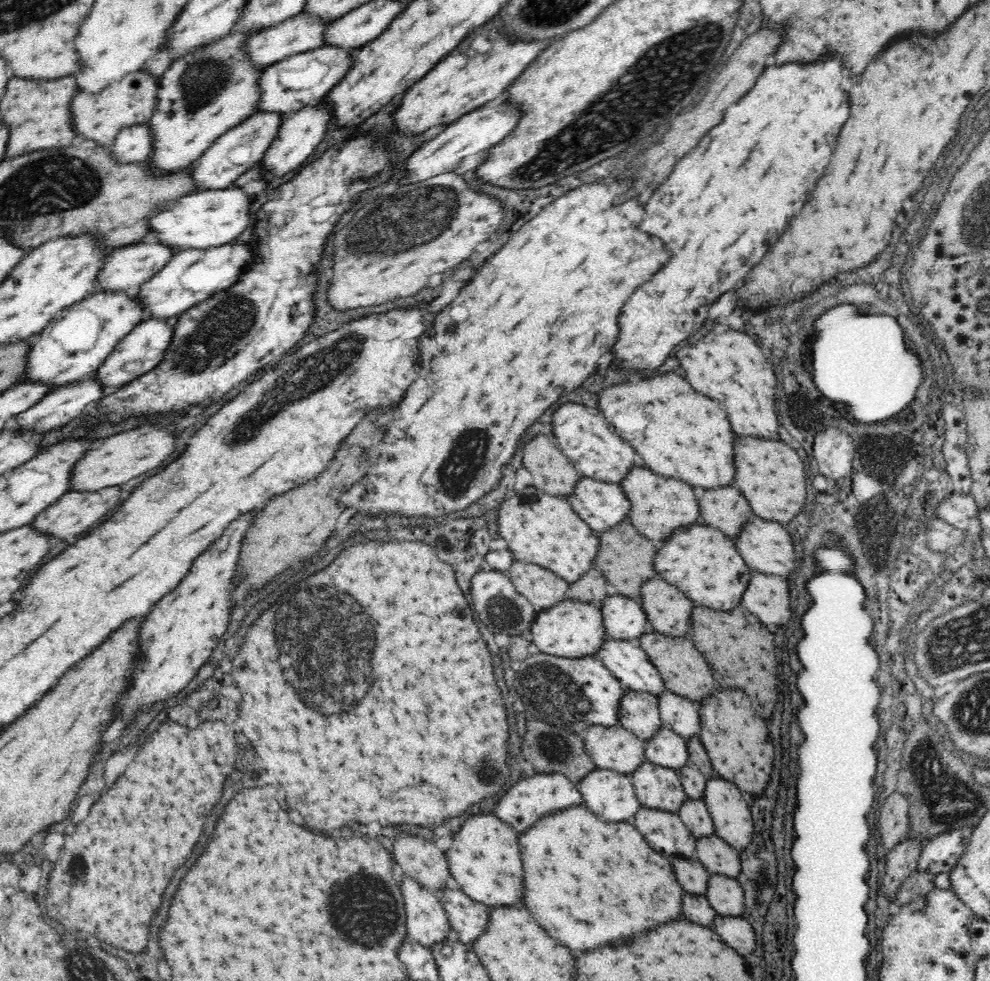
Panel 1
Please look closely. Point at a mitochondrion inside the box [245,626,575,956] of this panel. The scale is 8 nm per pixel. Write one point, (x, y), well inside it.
(374, 897)

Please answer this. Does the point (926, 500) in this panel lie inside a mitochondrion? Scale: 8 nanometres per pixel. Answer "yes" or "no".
no

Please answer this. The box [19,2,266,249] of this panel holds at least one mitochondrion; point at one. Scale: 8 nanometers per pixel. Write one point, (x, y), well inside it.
(201, 81)

